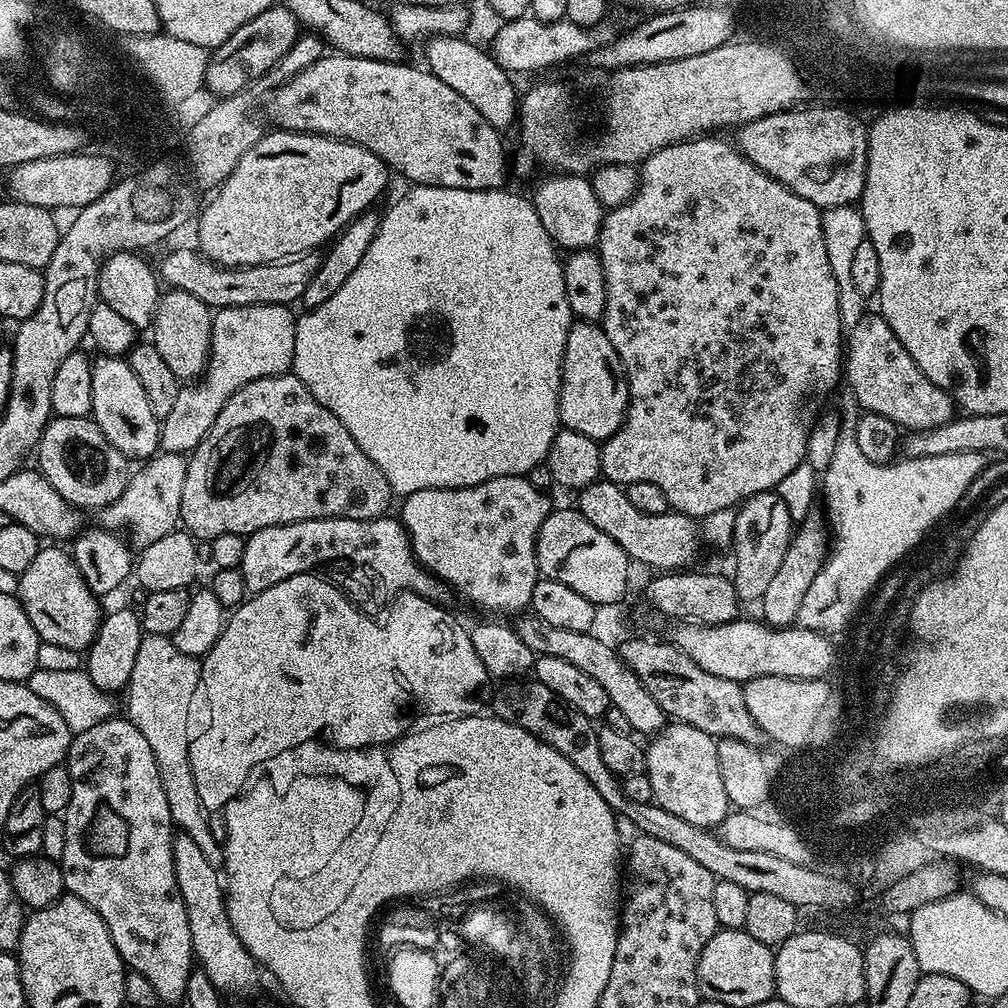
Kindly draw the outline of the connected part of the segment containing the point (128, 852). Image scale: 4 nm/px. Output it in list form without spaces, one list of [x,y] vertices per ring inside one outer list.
[[[115,716],[106,722],[92,726],[88,730],[77,733],[72,744],[68,748],[66,767],[70,774],[72,793],[70,794],[70,806],[62,813],[66,826],[66,850],[62,850],[62,858],[59,860],[60,872],[64,875],[64,887],[71,895],[82,898],[86,906],[90,906],[106,922],[110,930],[110,938],[118,950],[118,954],[124,959],[125,965],[131,971],[142,974],[158,990],[158,998],[165,1005],[183,1001],[190,974],[194,967],[192,955],[192,943],[190,942],[190,922],[186,922],[186,906],[182,906],[182,894],[178,894],[178,882],[174,878],[174,854],[172,853],[172,841],[174,839],[174,825],[170,814],[170,802],[166,802],[166,790],[162,790],[162,782],[158,774],[158,762],[154,762],[154,753],[146,738],[139,733],[138,728],[125,717]]]

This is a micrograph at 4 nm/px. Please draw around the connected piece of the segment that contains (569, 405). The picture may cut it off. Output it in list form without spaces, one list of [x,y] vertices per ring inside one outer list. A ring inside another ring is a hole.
[[[576,320],[566,334],[566,350],[560,371],[560,423],[565,429],[577,431],[586,437],[603,442],[608,440],[622,426],[628,409],[628,378],[618,358],[618,350],[610,346],[603,327],[590,320]]]

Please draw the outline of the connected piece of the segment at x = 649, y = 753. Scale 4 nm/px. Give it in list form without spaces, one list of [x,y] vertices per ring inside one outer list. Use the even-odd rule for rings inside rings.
[[[689,724],[665,725],[645,749],[644,773],[652,784],[653,801],[678,818],[709,830],[719,827],[730,811],[720,777],[717,739]]]

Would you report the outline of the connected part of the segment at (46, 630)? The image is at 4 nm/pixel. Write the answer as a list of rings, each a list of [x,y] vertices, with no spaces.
[[[41,547],[40,553],[34,558],[34,562],[30,562],[30,566],[26,566],[26,570],[19,573],[18,599],[21,606],[24,607],[25,613],[29,616],[34,630],[37,631],[45,645],[53,644],[54,647],[65,648],[68,652],[83,653],[92,645],[96,637],[96,631],[100,629],[102,619],[101,601],[90,590],[90,586],[86,586],[76,561],[72,559],[71,555],[65,549],[64,552],[60,549],[63,547],[52,547],[56,548]]]

